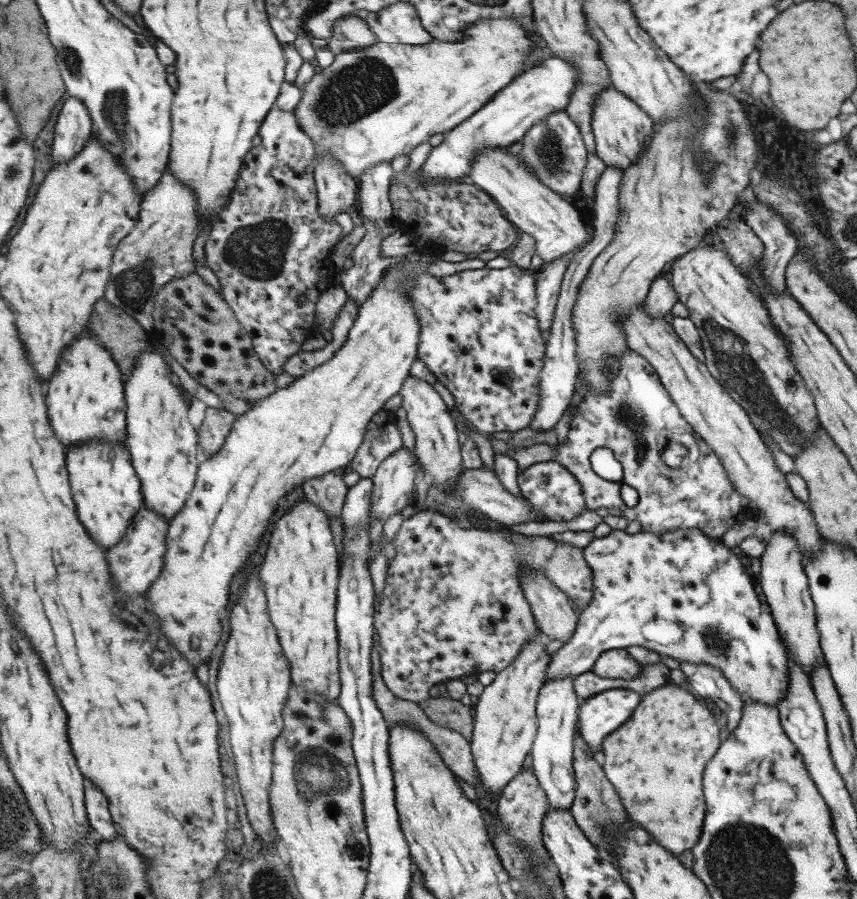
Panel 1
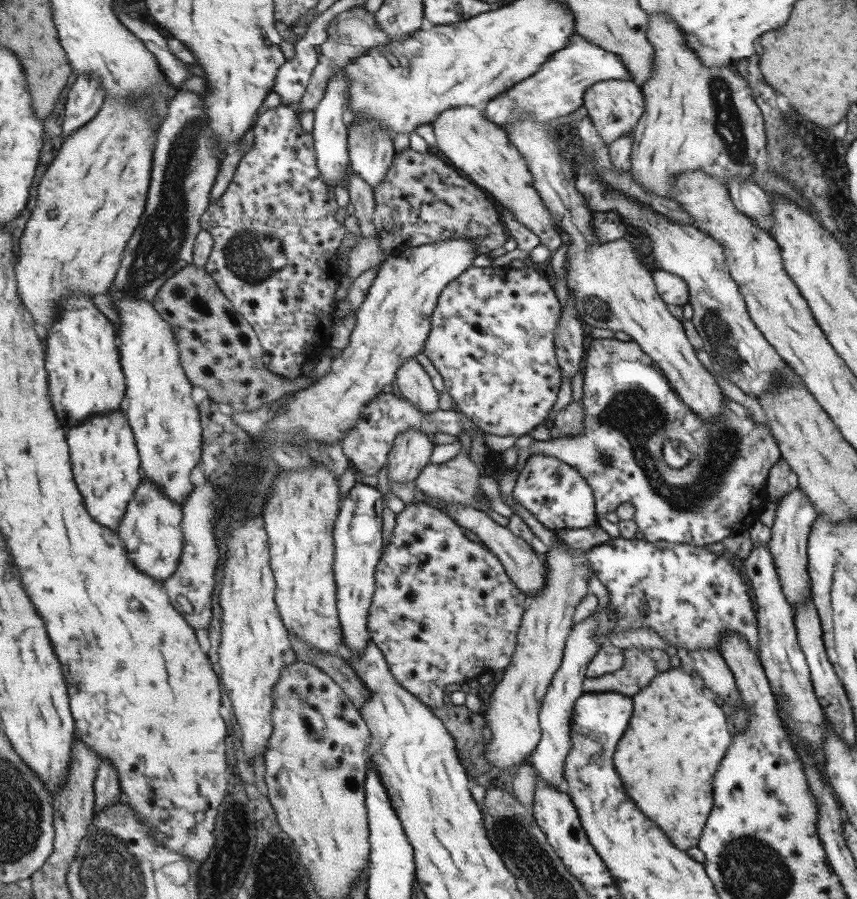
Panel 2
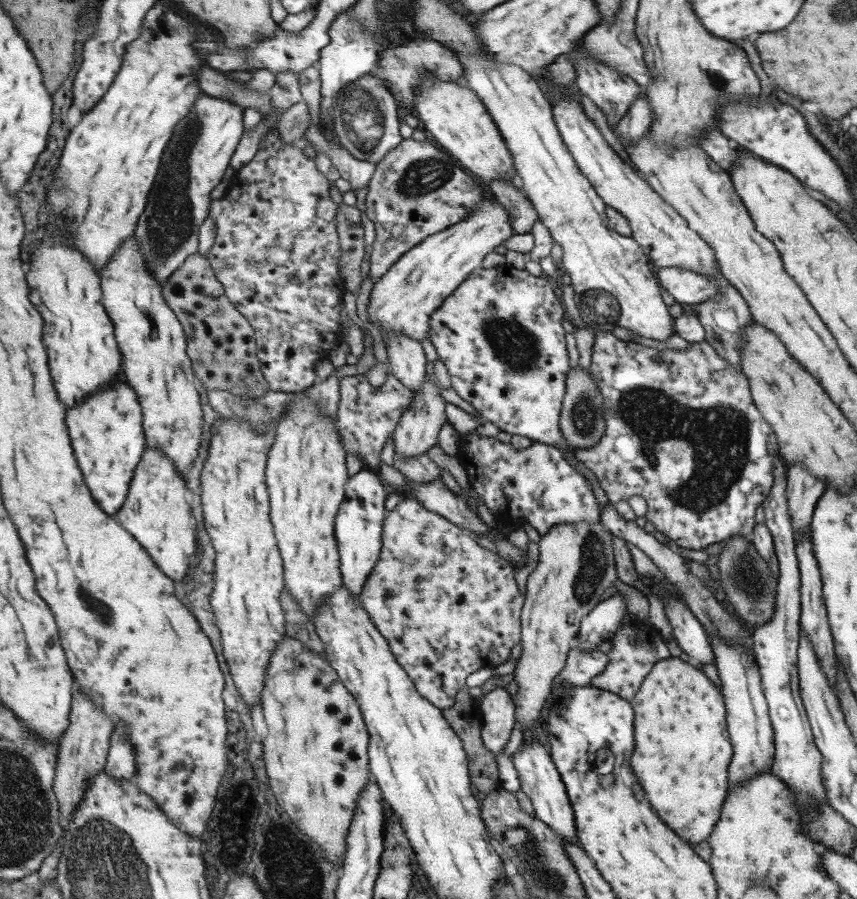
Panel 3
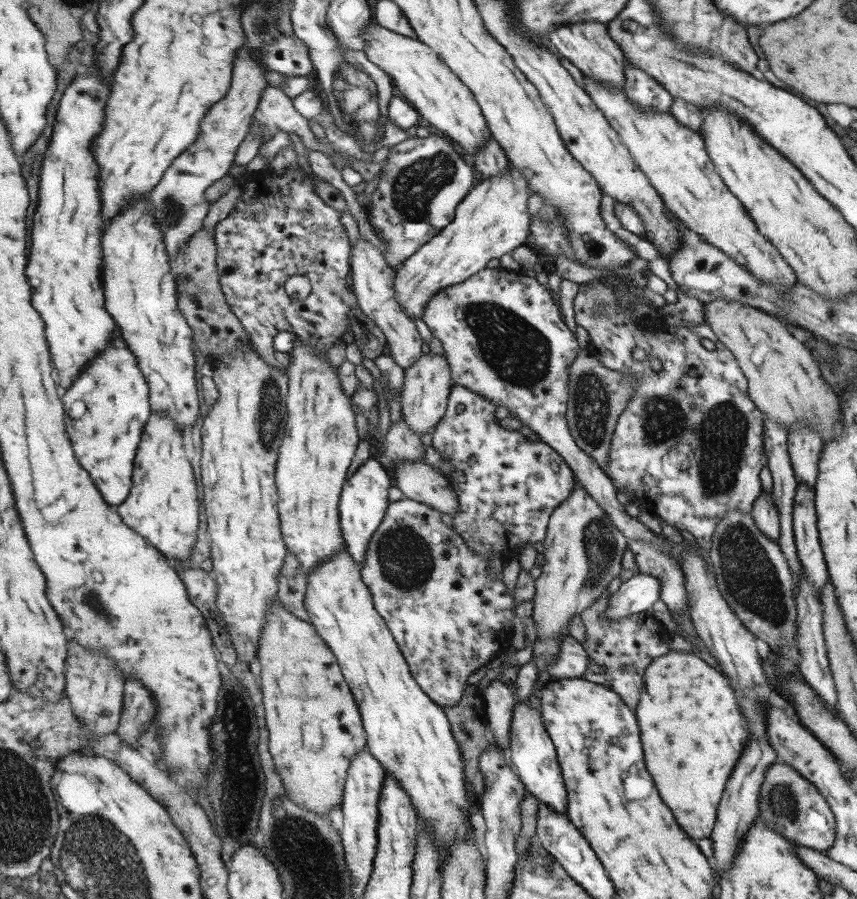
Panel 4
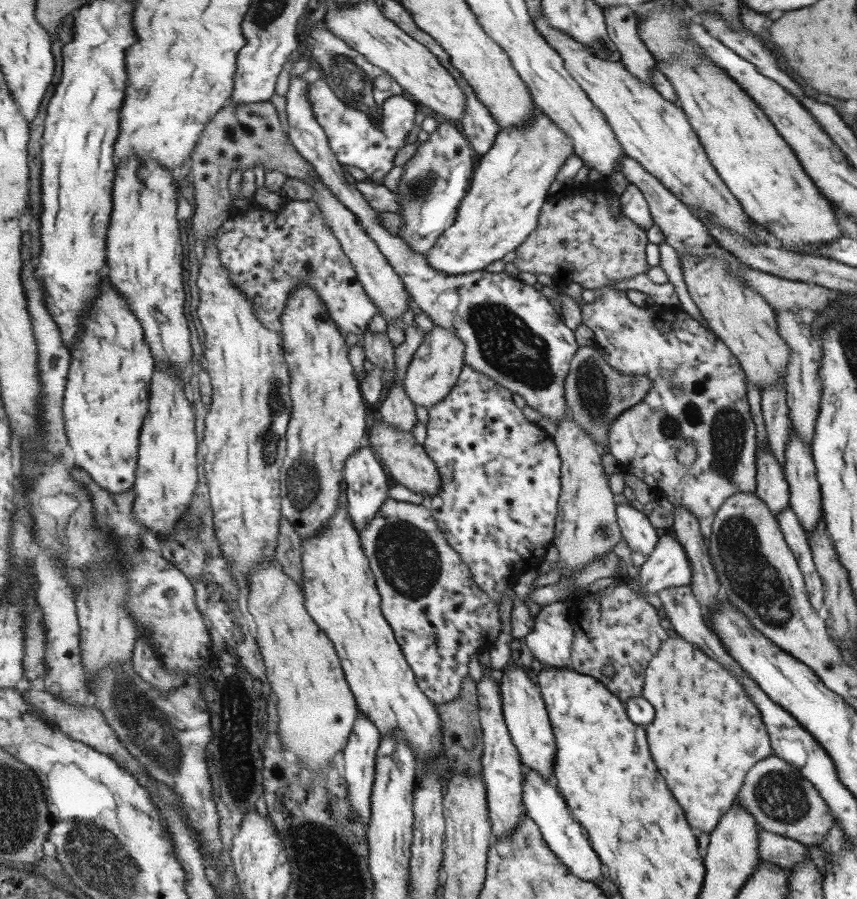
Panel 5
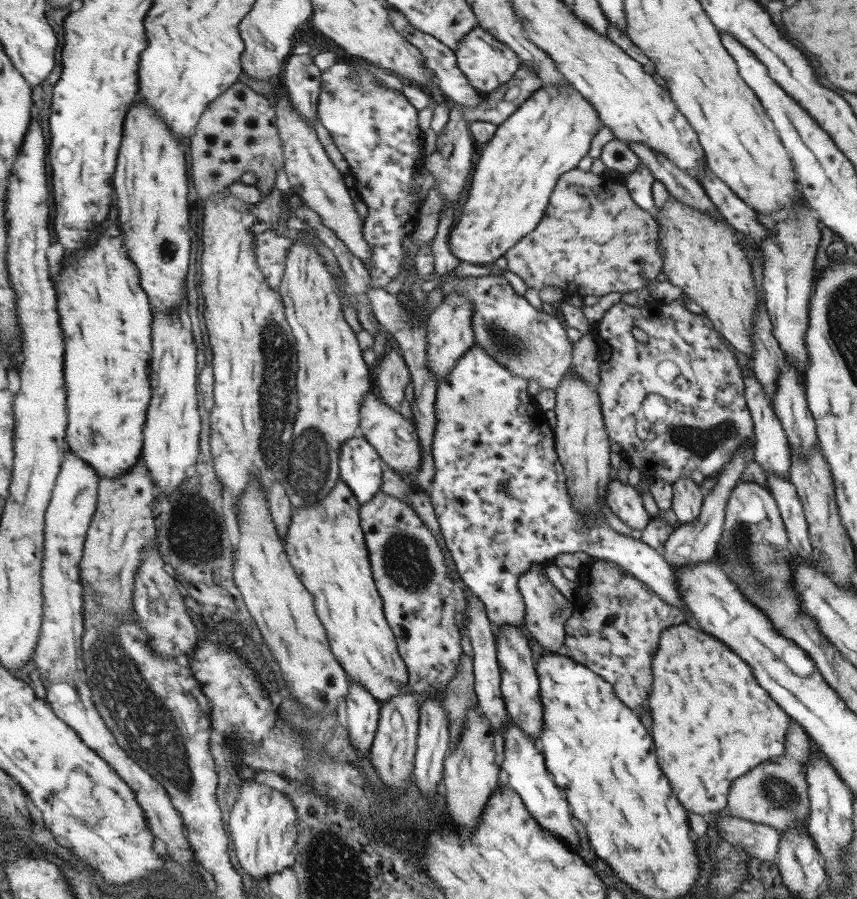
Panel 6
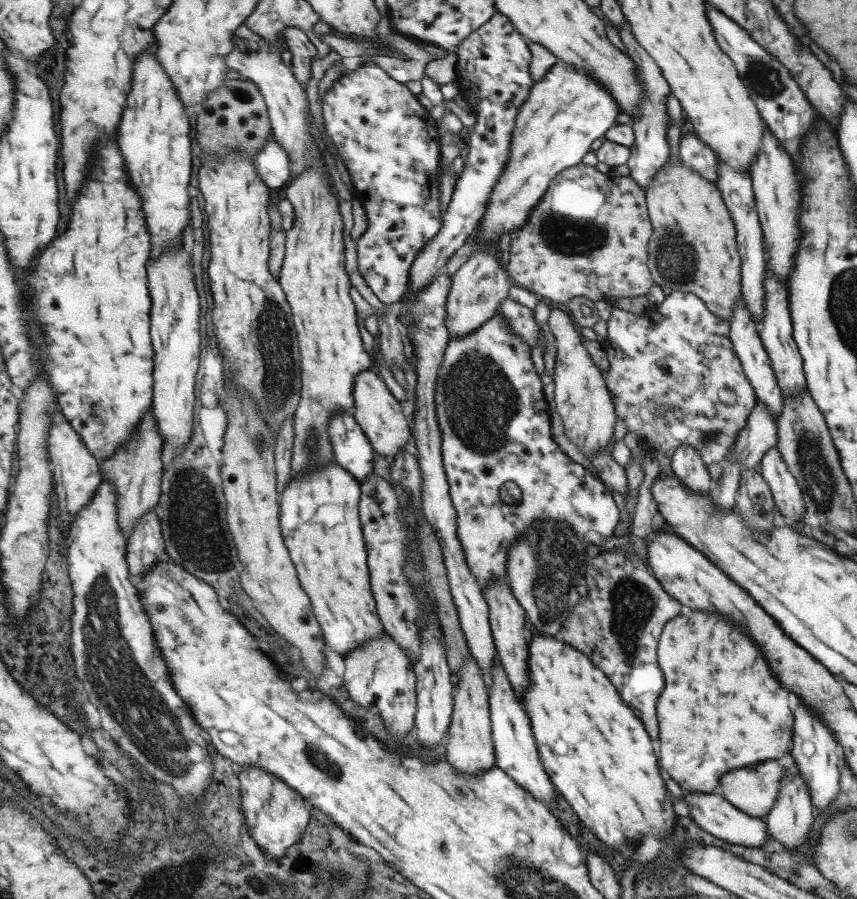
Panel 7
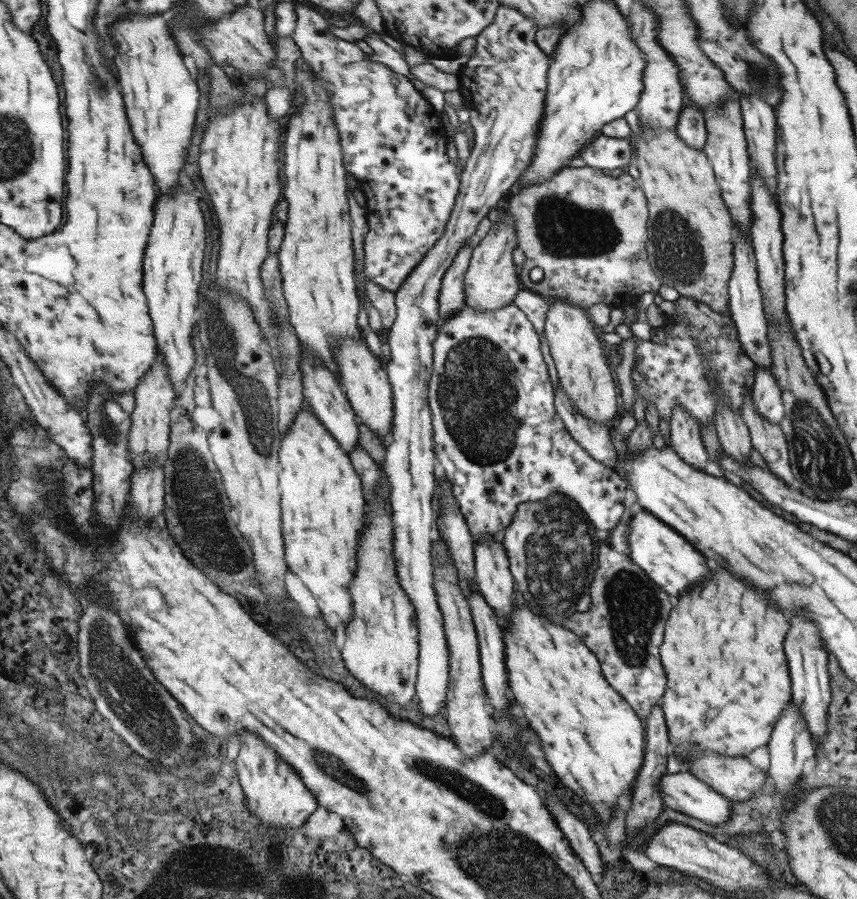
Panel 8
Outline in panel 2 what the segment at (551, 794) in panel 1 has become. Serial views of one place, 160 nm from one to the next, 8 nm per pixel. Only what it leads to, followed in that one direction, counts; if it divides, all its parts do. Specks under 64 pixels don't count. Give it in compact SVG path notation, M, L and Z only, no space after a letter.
M594 611L585 620L579 622L571 631L564 650L564 661L560 669L555 673L552 685L545 695L544 704L540 710L540 725L542 739L535 752L531 754L529 761L549 785L559 788L559 791L568 793L569 784L566 782L566 760L573 748L572 718L578 700L584 695L584 682L590 662L595 658L603 643L598 640L596 628L598 616Z

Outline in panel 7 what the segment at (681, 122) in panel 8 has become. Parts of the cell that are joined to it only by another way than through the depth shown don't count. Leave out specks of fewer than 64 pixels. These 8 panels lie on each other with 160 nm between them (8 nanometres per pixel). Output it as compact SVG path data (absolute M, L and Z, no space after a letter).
M685 133L679 139L677 153L685 168L696 172L703 180L716 187L716 156L706 144L693 133Z

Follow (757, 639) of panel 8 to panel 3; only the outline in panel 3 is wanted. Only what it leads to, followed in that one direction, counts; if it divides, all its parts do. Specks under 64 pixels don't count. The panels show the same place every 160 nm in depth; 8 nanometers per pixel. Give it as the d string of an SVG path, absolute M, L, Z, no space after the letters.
M669 657L657 661L657 666L653 667L653 674L649 674L649 682L645 682L645 686L641 687L641 694L637 694L637 698L631 698L633 710L637 710L637 746L633 746L633 774L637 778L637 784L641 786L641 790L645 790L645 798L647 802L653 806L653 810L657 810L657 816L665 822L665 826L673 826L671 828L677 835L680 835L683 841L690 846L703 842L712 831L713 825L719 818L721 813L721 805L726 795L727 787L727 769L731 762L732 748L725 732L725 710L723 710L722 695L713 688L713 683L705 675L684 661L684 657Z

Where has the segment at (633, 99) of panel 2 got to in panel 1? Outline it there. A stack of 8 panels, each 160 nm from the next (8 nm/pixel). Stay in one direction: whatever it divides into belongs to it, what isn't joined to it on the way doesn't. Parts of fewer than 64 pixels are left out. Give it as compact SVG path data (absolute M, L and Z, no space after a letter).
M614 86L606 88L595 101L596 109L593 115L593 134L596 144L596 154L599 155L608 166L614 166L625 170L628 166L636 164L642 150L648 146L652 138L653 124L651 119L641 110L633 100L625 97Z

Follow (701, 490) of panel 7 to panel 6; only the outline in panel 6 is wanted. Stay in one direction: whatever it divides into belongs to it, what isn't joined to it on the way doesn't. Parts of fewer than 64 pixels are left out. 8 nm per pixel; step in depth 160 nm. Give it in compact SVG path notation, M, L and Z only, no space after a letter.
M682 476L671 485L672 503L670 508L677 518L676 525L688 524L695 520L700 513L703 494L701 494L699 484L693 482L688 476Z

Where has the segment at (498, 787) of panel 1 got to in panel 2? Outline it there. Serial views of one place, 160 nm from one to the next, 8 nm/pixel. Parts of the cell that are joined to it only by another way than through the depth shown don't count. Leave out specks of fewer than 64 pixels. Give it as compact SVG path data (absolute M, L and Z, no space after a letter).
M557 538L559 546L553 547L547 554L545 561L548 568L548 586L539 590L539 593L527 596L527 611L524 622L520 628L519 641L516 646L516 653L513 655L511 664L504 671L502 679L490 694L490 701L486 707L486 724L490 724L493 736L486 740L486 757L493 766L500 770L517 766L521 762L529 760L529 756L535 752L537 745L542 739L542 728L540 725L540 710L544 704L545 695L548 693L549 686L555 678L555 673L560 669L564 661L564 650L568 636L573 628L573 616L577 604L583 600L585 594L589 594L589 574L596 576L589 562L589 550L576 551L571 546L566 545L561 539Z

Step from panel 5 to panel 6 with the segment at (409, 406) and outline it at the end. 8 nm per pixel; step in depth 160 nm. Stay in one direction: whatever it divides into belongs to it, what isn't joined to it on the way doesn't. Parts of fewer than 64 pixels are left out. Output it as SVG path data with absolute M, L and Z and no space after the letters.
M391 347L374 368L375 385L384 401L399 408L405 400L405 390L412 382L412 374L398 347Z

